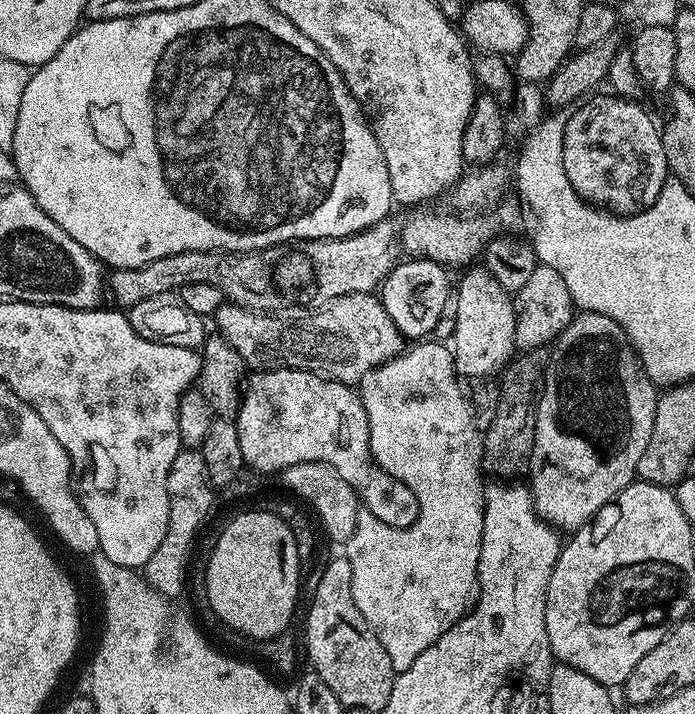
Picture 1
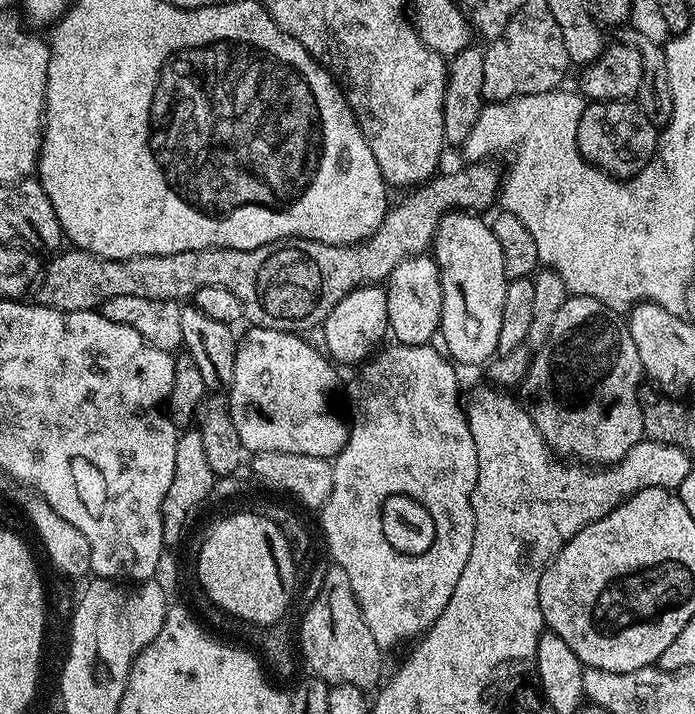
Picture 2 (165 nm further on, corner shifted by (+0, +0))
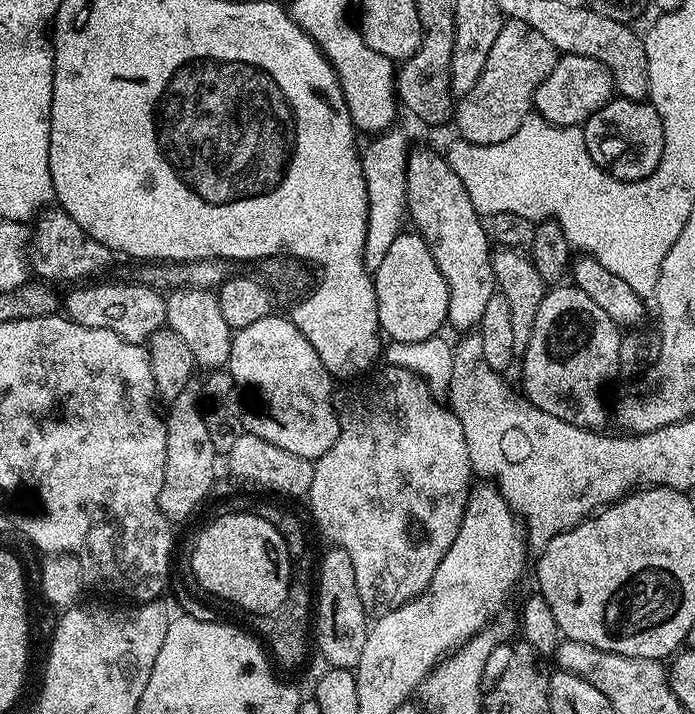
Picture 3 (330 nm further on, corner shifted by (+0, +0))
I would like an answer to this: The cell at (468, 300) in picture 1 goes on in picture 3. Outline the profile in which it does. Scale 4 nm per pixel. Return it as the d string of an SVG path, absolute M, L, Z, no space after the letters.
M428 148L408 153L406 194L411 227L425 240L449 290L447 323L464 328L460 330L475 329L486 310L486 302L498 290L492 269L494 248L485 221L474 210L466 186L462 186L447 159Z

